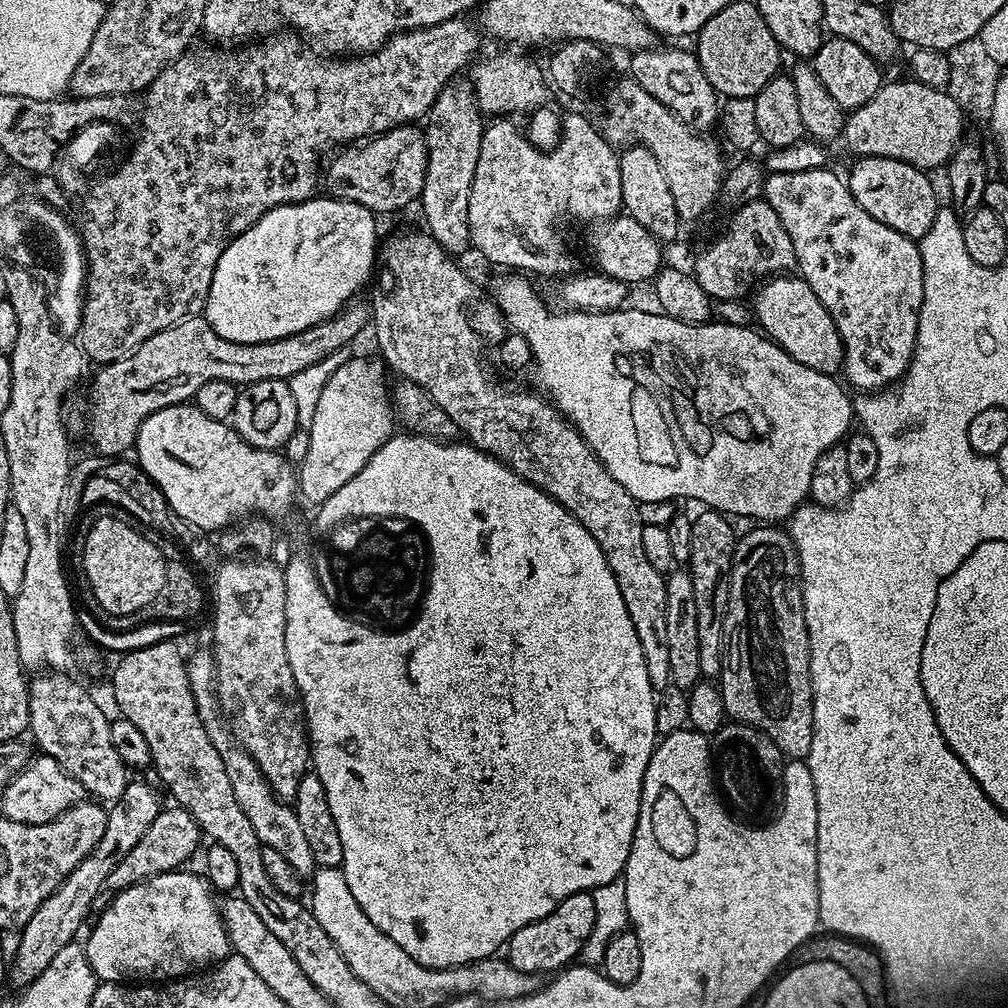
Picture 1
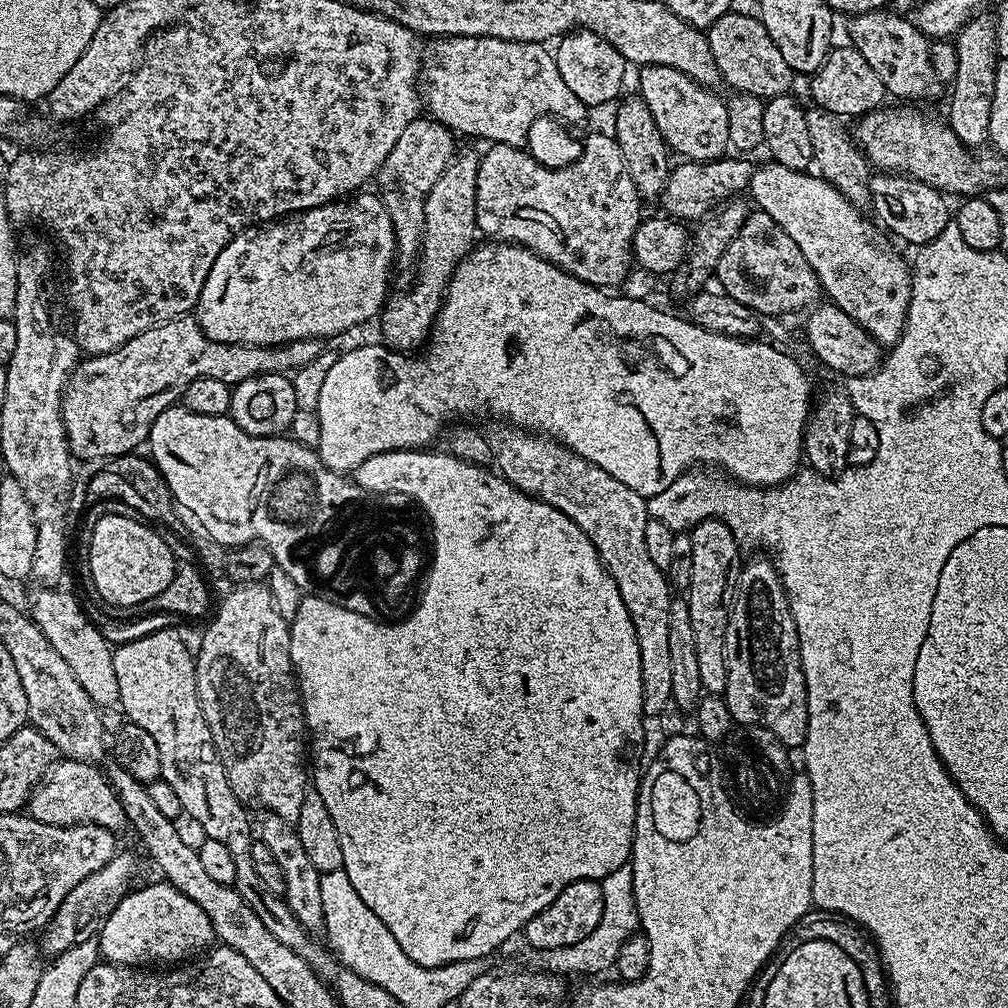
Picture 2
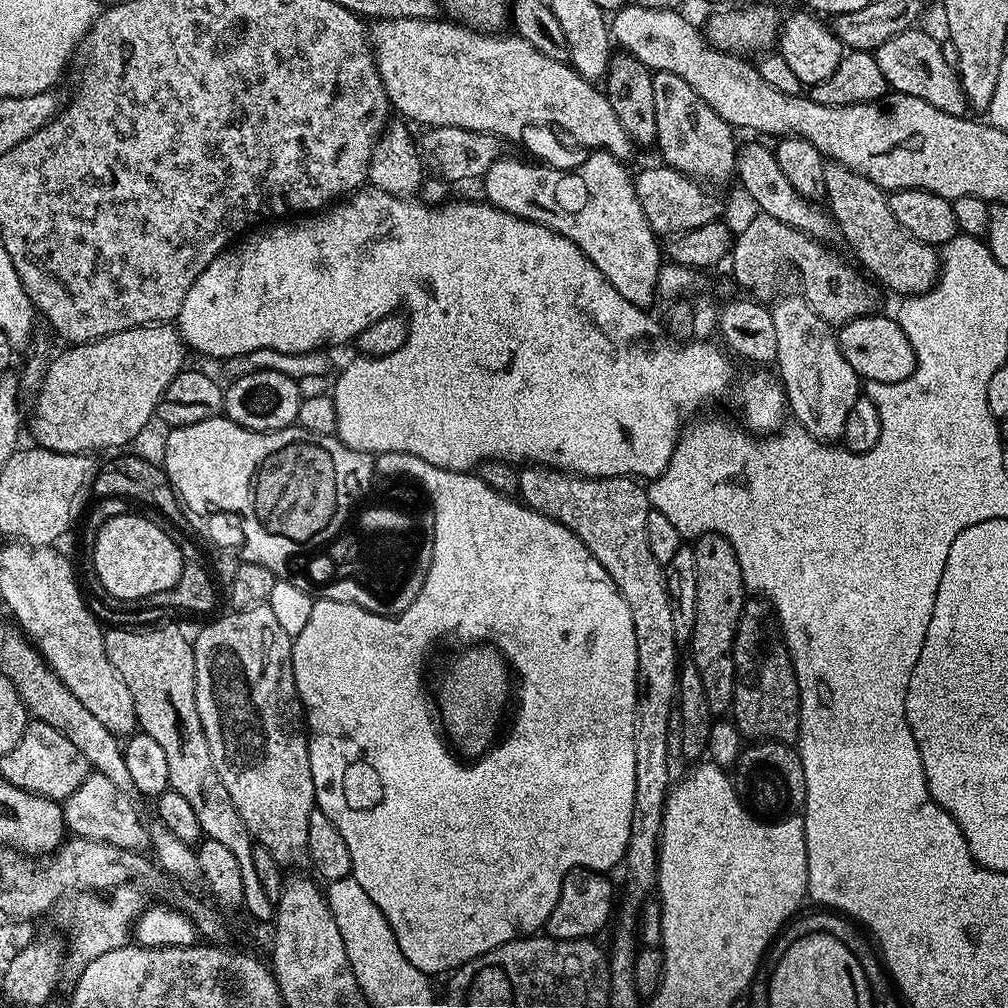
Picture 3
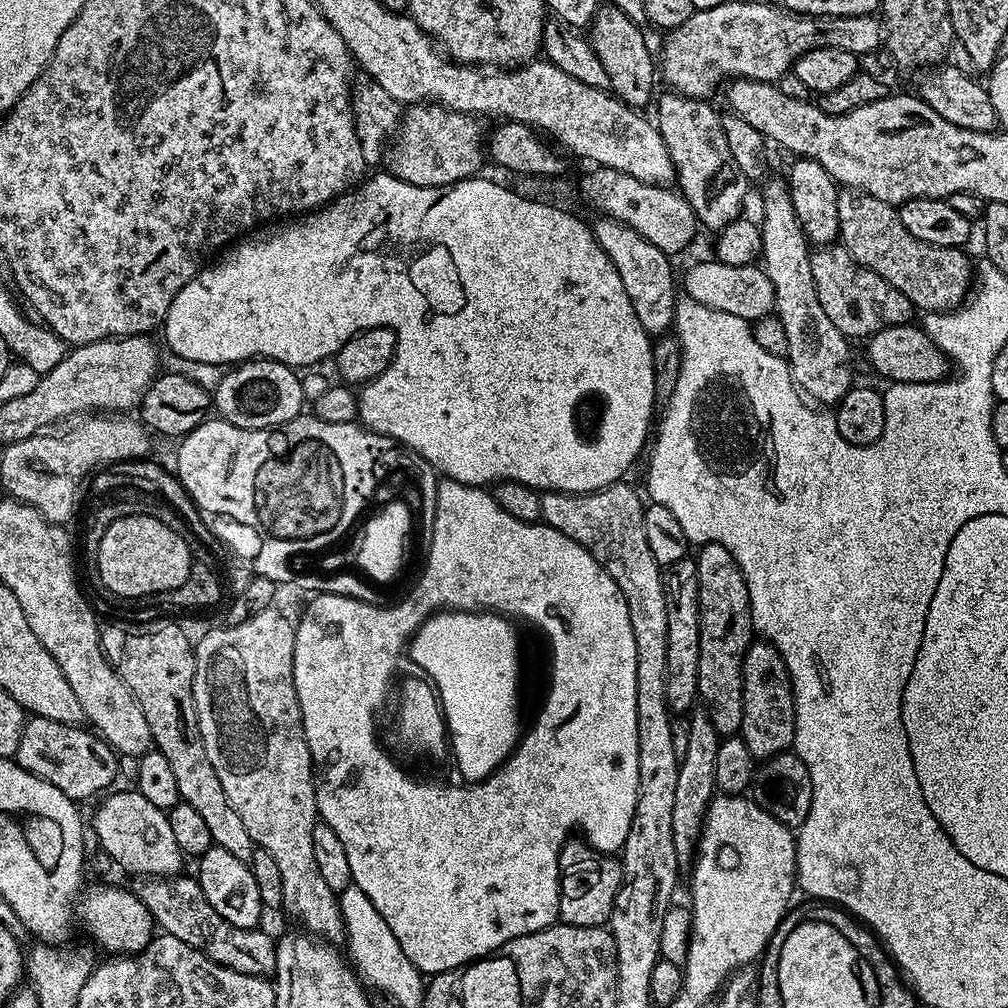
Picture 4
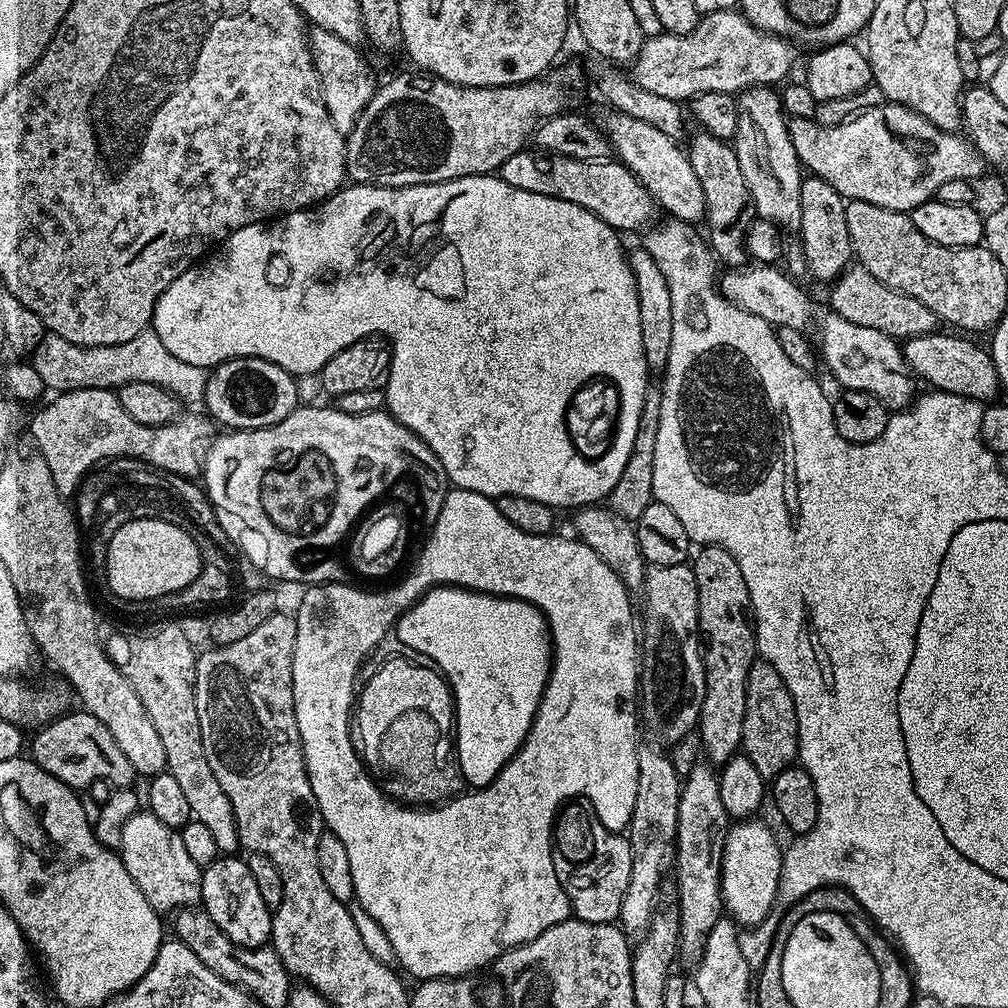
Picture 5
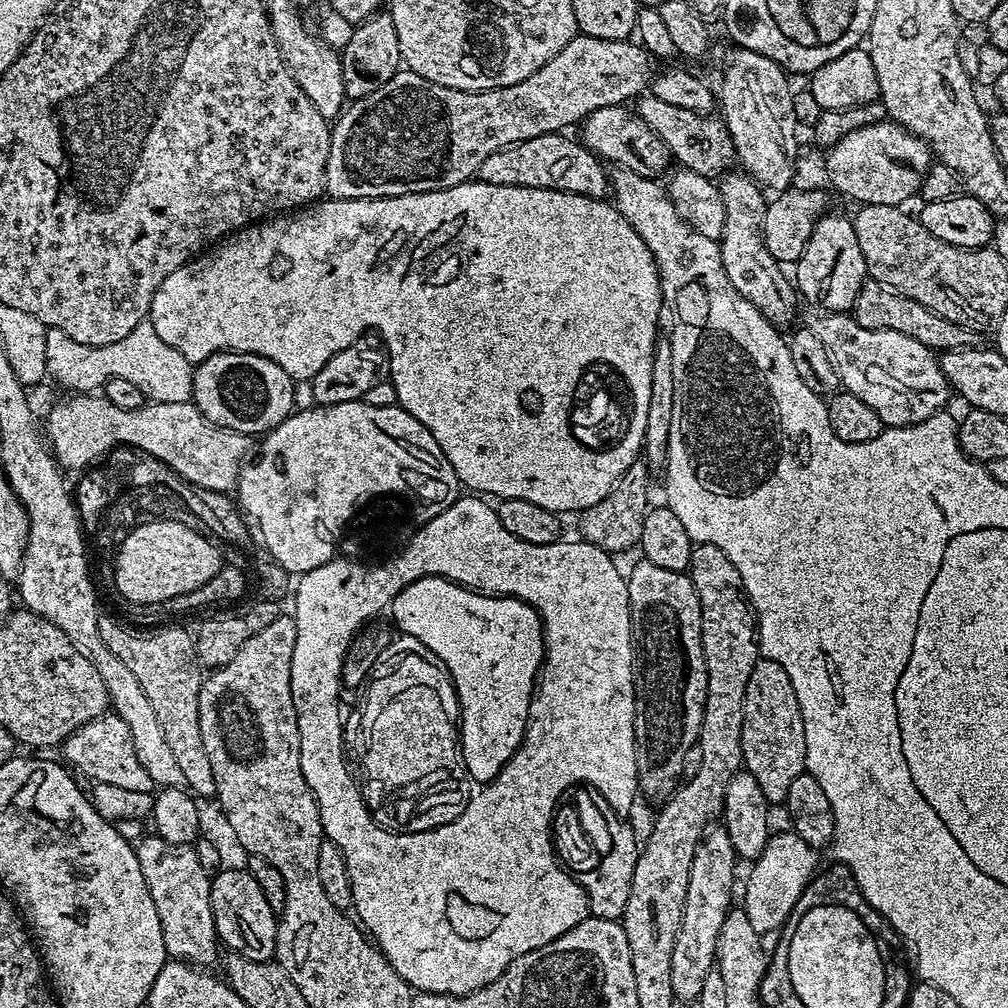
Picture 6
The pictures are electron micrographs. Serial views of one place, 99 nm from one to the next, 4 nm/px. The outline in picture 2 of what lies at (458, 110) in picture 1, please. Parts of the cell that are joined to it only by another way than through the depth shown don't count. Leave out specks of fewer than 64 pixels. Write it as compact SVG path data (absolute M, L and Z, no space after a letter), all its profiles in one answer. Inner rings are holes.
M457 151L452 161L442 170L442 178L430 186L423 197L424 239L418 253L420 260L420 285L416 292L405 296L389 295L378 313L380 336L392 350L416 350L429 339L434 317L440 309L440 301L449 279L464 257L472 251L478 229L476 226L476 179L480 169L477 153Z

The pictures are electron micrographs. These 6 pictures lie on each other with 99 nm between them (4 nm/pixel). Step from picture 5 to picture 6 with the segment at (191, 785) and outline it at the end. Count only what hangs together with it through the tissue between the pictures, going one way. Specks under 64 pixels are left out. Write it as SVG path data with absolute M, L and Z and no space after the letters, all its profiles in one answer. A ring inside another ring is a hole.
M108 614L98 617L98 630L102 634L102 642L129 668L130 674L134 674L134 678L138 678L138 686L142 686L146 698L150 698L150 706L154 706L154 714L158 714L158 722L162 722L162 734L166 734L166 742L170 745L170 751L182 769L187 789L197 797L215 797L214 770L210 770L210 758L206 758L206 746L202 746L202 726L198 714L198 698L202 683L200 664L196 661L198 644L194 636L191 636L186 629L172 627L160 626L155 630L136 628L127 622L119 624L114 617L108 616Z

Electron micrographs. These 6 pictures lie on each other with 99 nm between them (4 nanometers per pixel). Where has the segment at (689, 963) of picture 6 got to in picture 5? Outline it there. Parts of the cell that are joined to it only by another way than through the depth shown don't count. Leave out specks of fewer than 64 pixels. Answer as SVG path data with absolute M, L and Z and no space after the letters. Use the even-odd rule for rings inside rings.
M707 762L696 763L688 776L683 777L678 802L678 826L674 845L676 896L680 906L681 961L702 960L708 932L722 917L724 898L720 894L720 867L724 857L724 840L728 836L730 817L718 794L720 778L717 769Z

